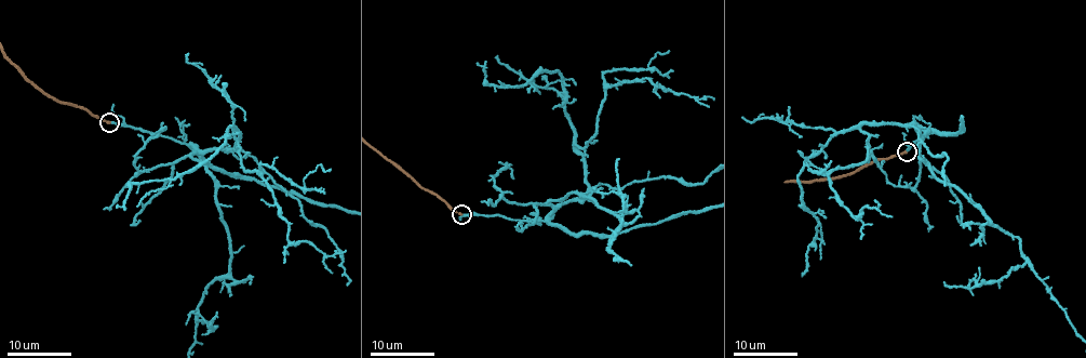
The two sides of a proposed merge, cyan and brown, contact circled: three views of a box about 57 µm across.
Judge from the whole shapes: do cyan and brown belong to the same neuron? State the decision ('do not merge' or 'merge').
merge

